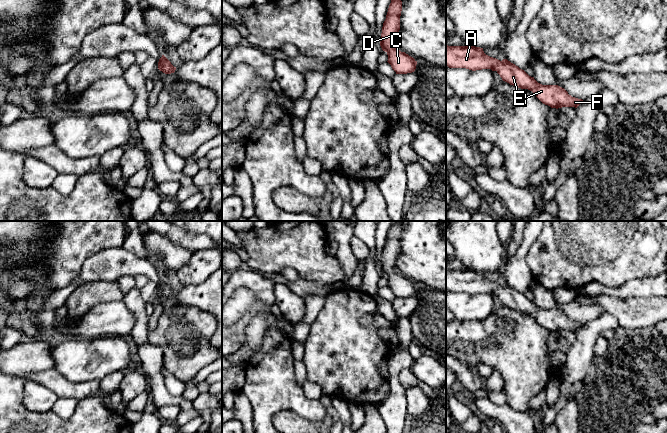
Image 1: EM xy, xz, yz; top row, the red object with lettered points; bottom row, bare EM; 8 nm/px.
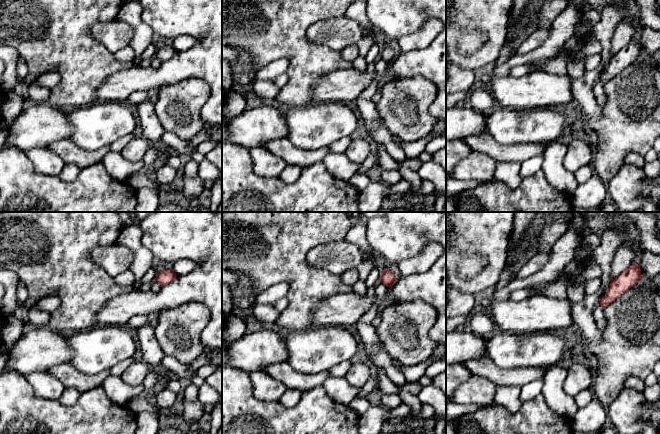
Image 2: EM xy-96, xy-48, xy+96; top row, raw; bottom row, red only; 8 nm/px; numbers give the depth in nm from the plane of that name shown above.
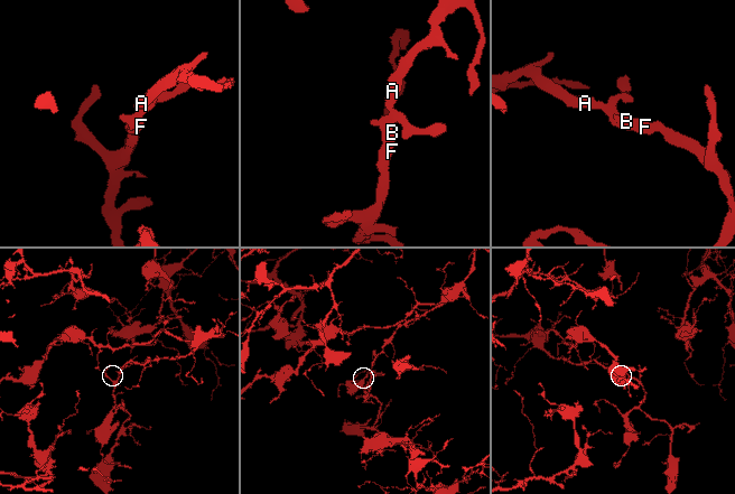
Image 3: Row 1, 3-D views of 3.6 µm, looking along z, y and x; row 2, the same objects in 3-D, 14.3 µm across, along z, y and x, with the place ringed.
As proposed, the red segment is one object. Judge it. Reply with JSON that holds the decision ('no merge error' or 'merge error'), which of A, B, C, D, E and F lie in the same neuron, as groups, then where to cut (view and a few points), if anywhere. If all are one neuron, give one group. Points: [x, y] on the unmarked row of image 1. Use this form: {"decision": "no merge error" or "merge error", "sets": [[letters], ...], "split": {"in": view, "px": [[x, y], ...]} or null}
{"decision": "no merge error", "sets": [["A", "B", "C", "D", "E", "F"]], "split": null}

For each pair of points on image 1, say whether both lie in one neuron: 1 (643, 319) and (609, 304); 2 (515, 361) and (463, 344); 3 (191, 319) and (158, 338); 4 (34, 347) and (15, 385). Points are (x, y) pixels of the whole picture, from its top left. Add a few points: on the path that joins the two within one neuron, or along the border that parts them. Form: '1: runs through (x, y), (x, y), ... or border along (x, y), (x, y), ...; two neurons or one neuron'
1: runs through (635, 313), (630, 313), (617, 307); one neuron
2: runs through (502, 348), (497, 344), (476, 344); one neuron
3: runs through (183, 324), (173, 334), (166, 335); one neuron
4: border along (10, 375), (24, 379); two neurons

